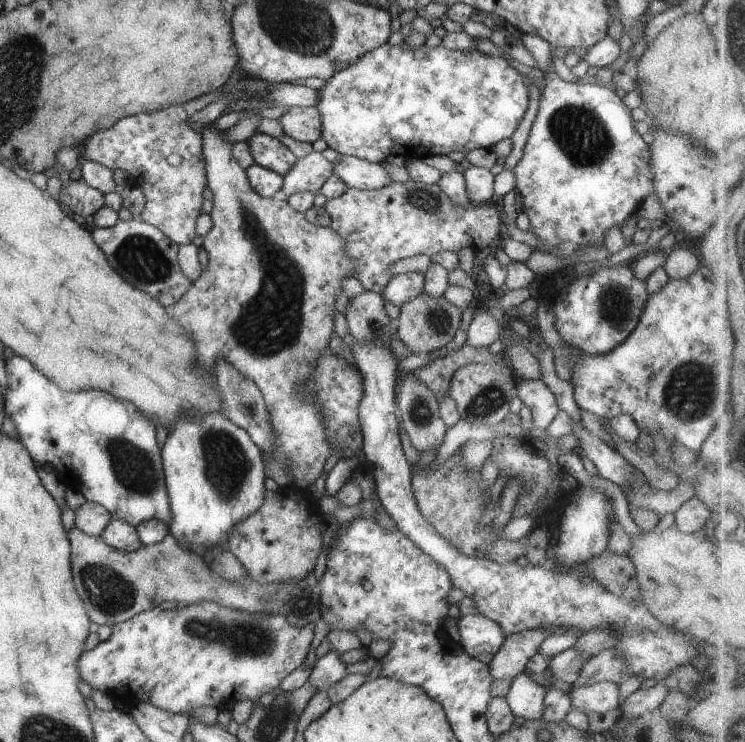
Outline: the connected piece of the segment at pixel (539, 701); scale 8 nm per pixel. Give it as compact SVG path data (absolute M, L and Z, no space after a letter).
M522 672L513 679L505 700L515 717L526 721L542 719L544 697L548 691Z

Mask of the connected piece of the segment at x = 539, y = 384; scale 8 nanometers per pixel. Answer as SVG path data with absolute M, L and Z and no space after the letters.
M518 380L513 392L514 396L520 397L526 408L530 408L533 426L540 430L546 430L552 420L556 418L556 414L560 412L554 394L542 380Z

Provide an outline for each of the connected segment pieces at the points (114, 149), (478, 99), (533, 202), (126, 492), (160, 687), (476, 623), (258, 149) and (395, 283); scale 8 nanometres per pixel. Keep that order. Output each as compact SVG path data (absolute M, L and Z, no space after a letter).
M169 105L159 111L140 113L121 118L114 126L94 133L79 150L87 161L94 161L113 171L121 169L128 172L128 181L140 187L146 202L141 218L148 224L161 230L177 245L192 243L197 238L196 220L202 212L202 192L207 185L203 155L203 138L200 132L192 128L191 118L184 105Z
M386 42L382 46L363 54L354 64L336 71L323 87L317 90L319 99L315 107L321 116L321 136L326 141L328 147L333 148L342 155L354 156L372 161L373 163L383 163L387 156L404 154L404 156L423 156L425 154L447 155L453 150L463 152L464 155L474 149L491 149L500 140L511 138L512 134L520 124L526 109L528 108L528 81L518 70L512 67L505 58L495 55L488 55L479 49L467 51L450 50L444 45L428 47L425 44L417 47L392 45Z
M522 34L522 43L536 58L538 68L545 79L544 92L521 160L512 172L517 180L523 212L528 215L540 242L536 250L556 256L568 256L583 244L603 243L605 233L612 226L621 226L628 218L637 214L641 202L654 193L651 171L651 148L632 124L631 108L608 86L571 83L562 80L551 62L552 48L540 36Z
M20 355L9 358L5 369L9 374L8 388L4 395L5 412L12 417L21 443L36 464L53 466L56 476L66 488L70 486L83 494L87 501L101 504L114 520L122 520L133 527L153 518L166 524L170 522L172 511L164 482L156 428L138 412L138 408L134 408L134 404L122 402L98 390L64 392Z
M198 601L184 606L183 608L176 607L175 609L162 609L156 607L149 611L141 612L136 616L130 617L121 623L111 625L112 634L105 641L100 641L92 650L84 651L84 654L79 658L78 668L81 672L81 677L93 688L102 690L104 694L109 695L114 700L128 700L131 702L147 702L156 708L168 711L174 714L183 714L191 717L190 712L196 710L200 706L214 706L218 710L225 707L231 707L232 703L242 700L250 700L250 702L258 702L266 692L278 690L280 682L294 672L296 668L304 666L304 659L310 650L312 638L314 638L314 624L293 626L286 620L286 617L281 614L273 613L251 613L240 609L225 607L214 601Z
M484 615L460 616L458 622L460 640L458 644L472 658L489 664L505 639L502 627Z
M255 132L248 140L249 149L257 165L284 176L299 161L277 138Z
M404 273L393 276L388 285L381 290L384 300L399 307L409 300L415 299L423 292L424 275L420 273Z

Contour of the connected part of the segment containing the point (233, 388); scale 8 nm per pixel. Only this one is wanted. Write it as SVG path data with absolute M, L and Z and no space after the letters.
M226 359L217 360L214 372L218 388L220 389L220 412L230 422L243 428L259 446L260 450L266 450L269 453L272 452L274 433L273 428L270 428L270 424L268 423L267 406L260 389L255 386L251 378L245 377L240 371L237 371Z

